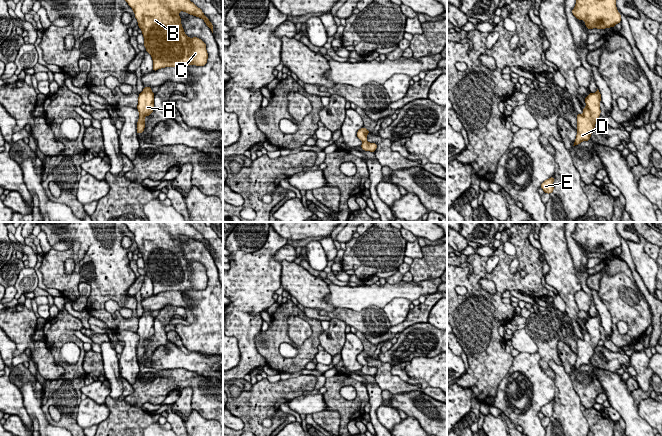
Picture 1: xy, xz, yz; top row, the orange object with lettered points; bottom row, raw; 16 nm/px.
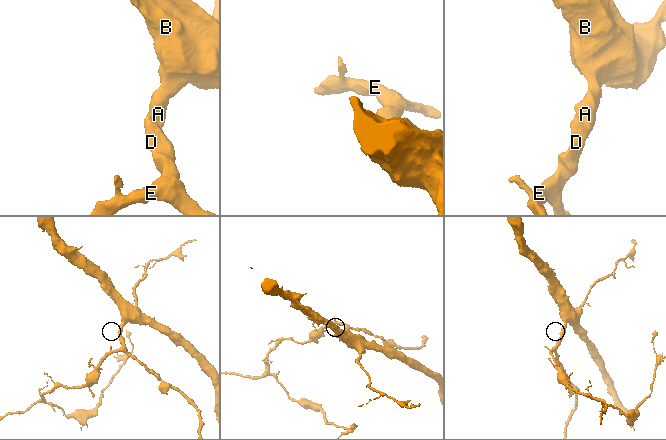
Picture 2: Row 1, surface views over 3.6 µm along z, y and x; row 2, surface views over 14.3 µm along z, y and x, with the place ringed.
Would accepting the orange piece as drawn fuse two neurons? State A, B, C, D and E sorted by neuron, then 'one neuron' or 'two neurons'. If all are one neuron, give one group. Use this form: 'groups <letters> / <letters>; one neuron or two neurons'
groups A B C D E; one neuron

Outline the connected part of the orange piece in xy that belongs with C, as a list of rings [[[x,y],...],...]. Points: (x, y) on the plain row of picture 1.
[[[123,222],[132,232],[138,250],[144,260],[144,270],[153,283],[153,295],[165,291],[185,291],[187,289],[204,290],[208,277],[206,268],[199,262],[185,259],[179,236],[202,242],[213,257],[213,249],[188,222]]]

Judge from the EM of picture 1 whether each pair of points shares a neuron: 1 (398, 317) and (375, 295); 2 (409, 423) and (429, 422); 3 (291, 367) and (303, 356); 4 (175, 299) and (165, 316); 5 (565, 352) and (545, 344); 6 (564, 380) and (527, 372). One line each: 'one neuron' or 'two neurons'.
1: two neurons
2: two neurons
3: one neuron
4: two neurons
5: two neurons
6: two neurons

